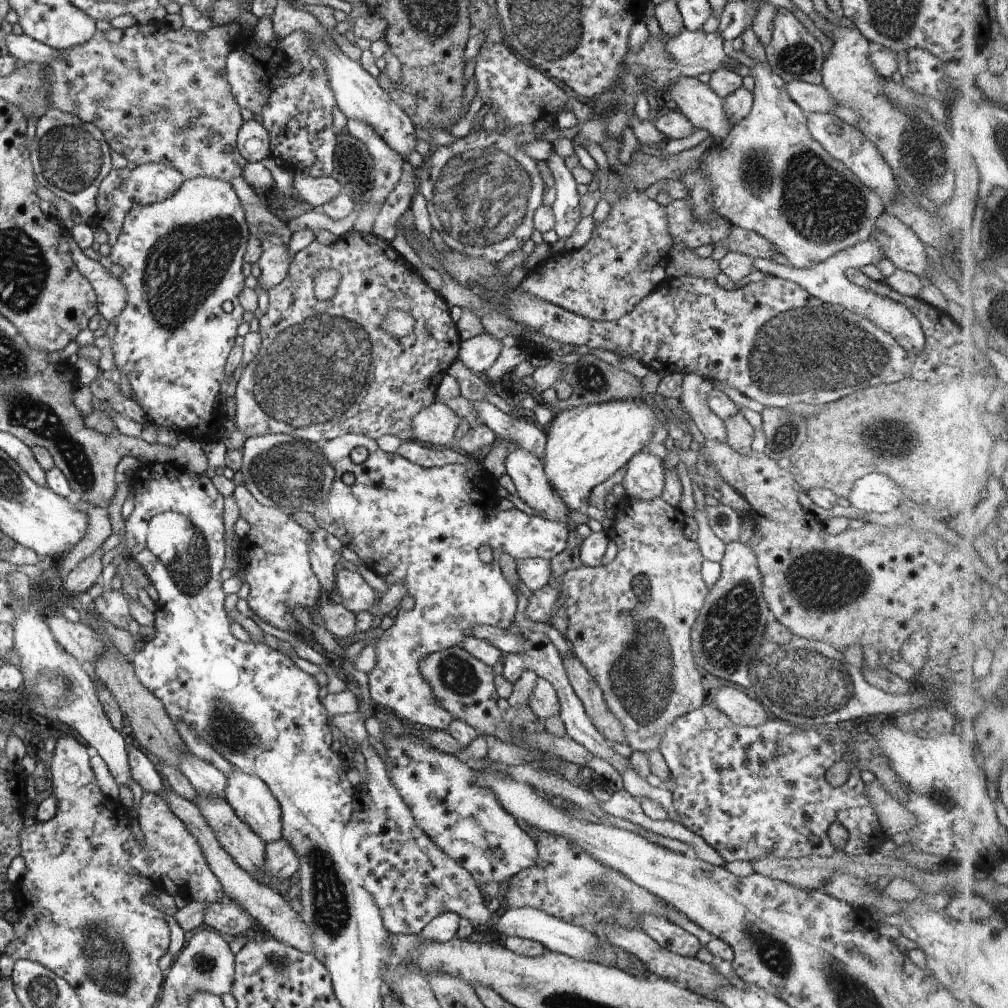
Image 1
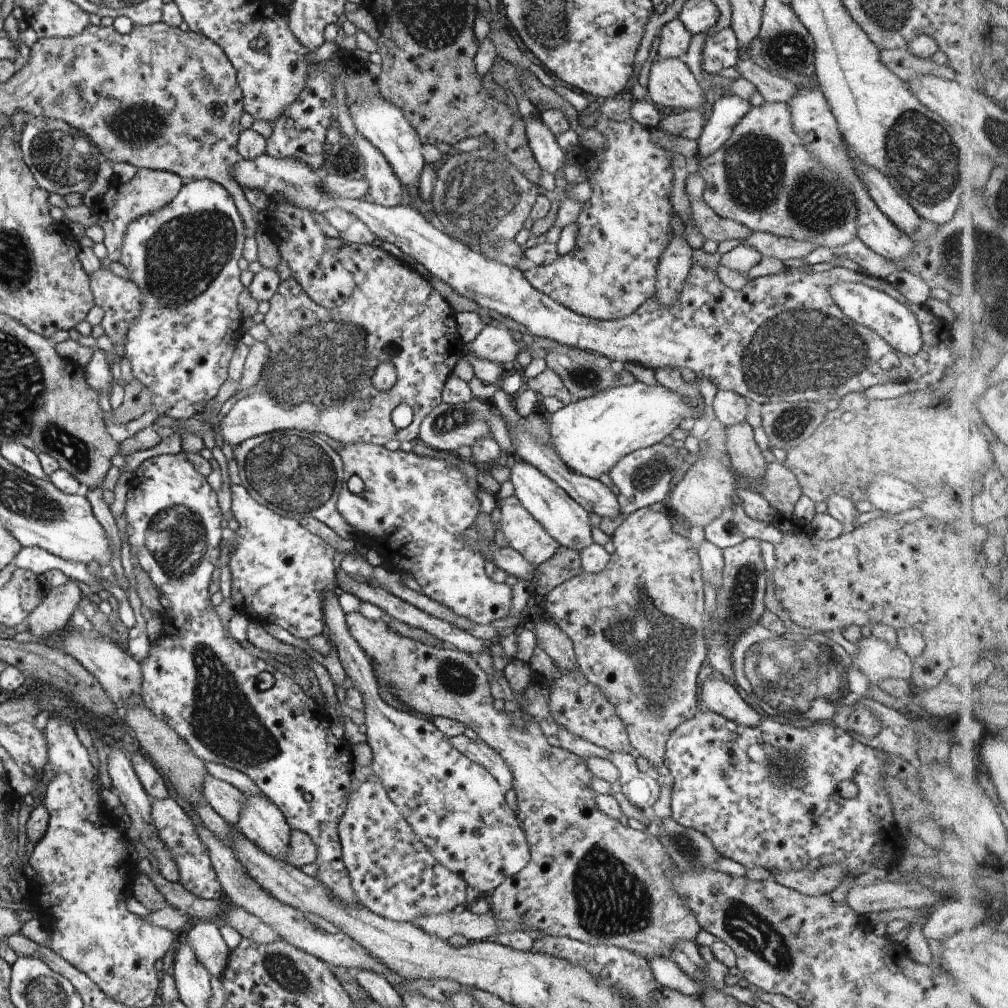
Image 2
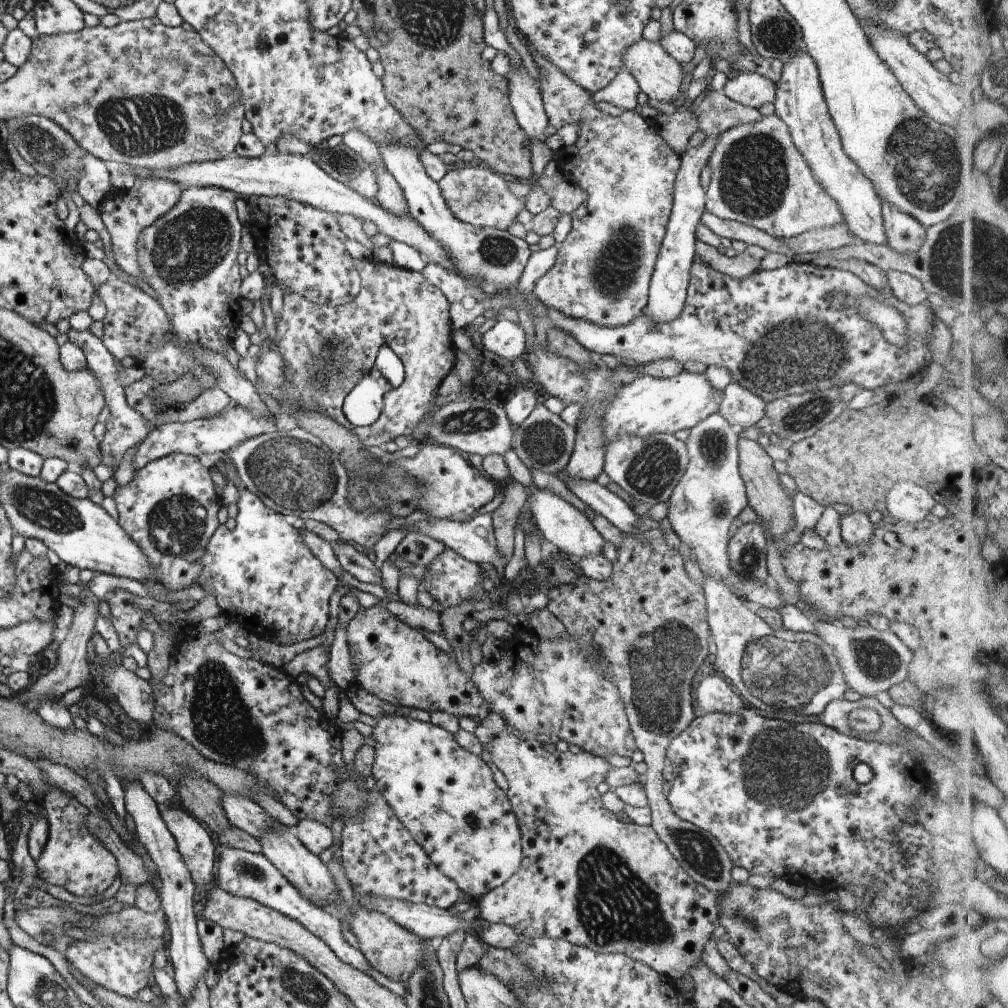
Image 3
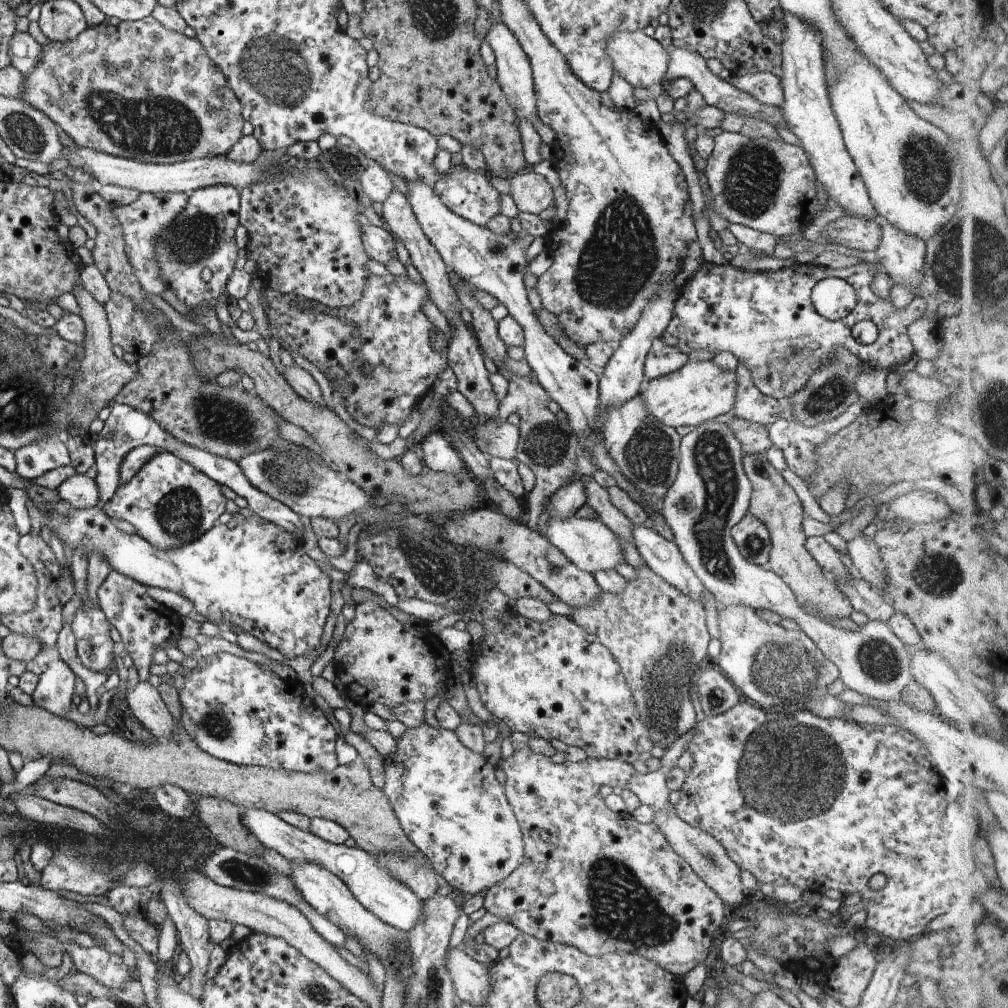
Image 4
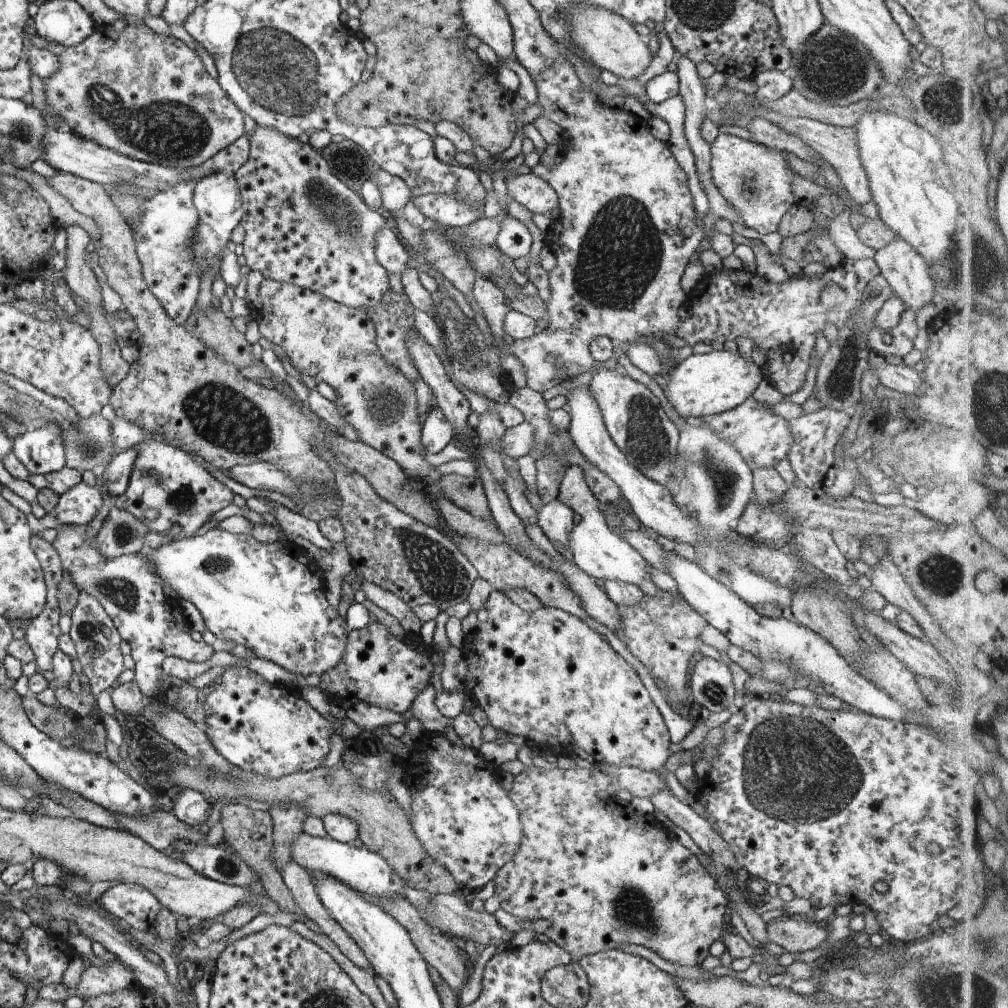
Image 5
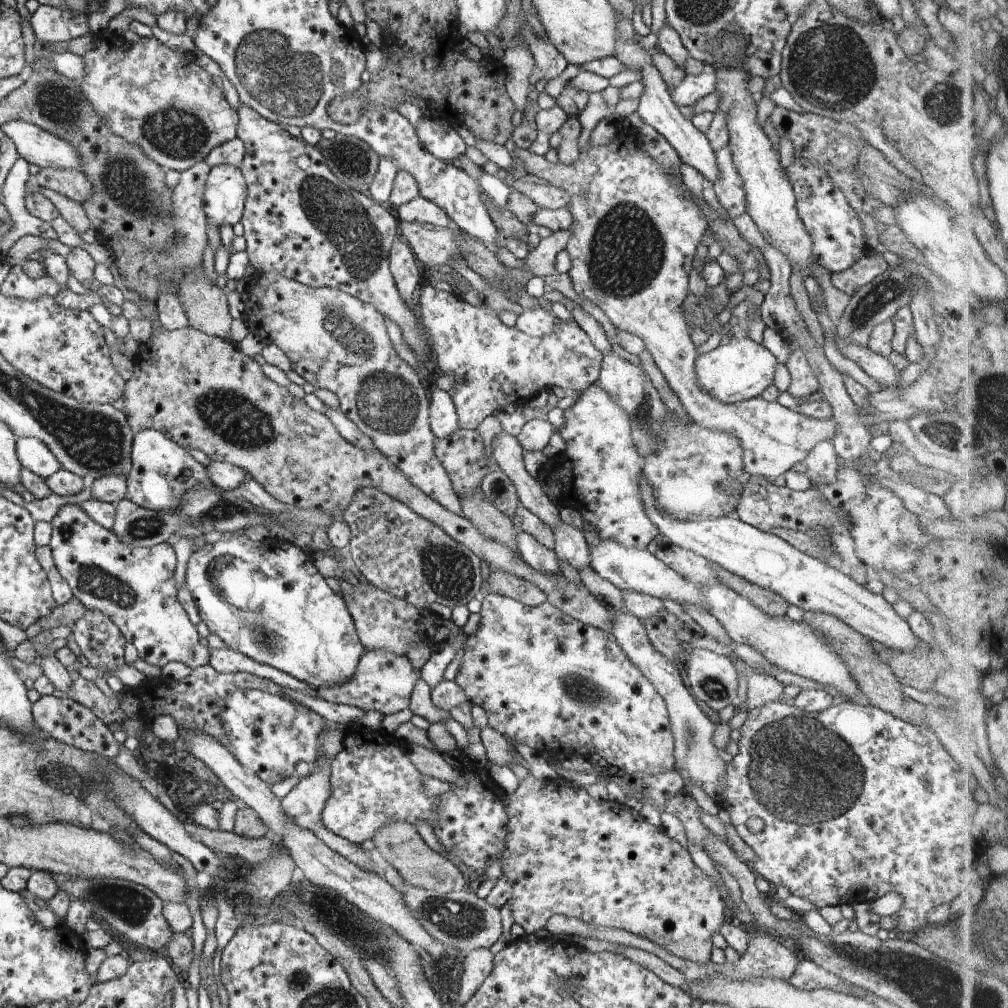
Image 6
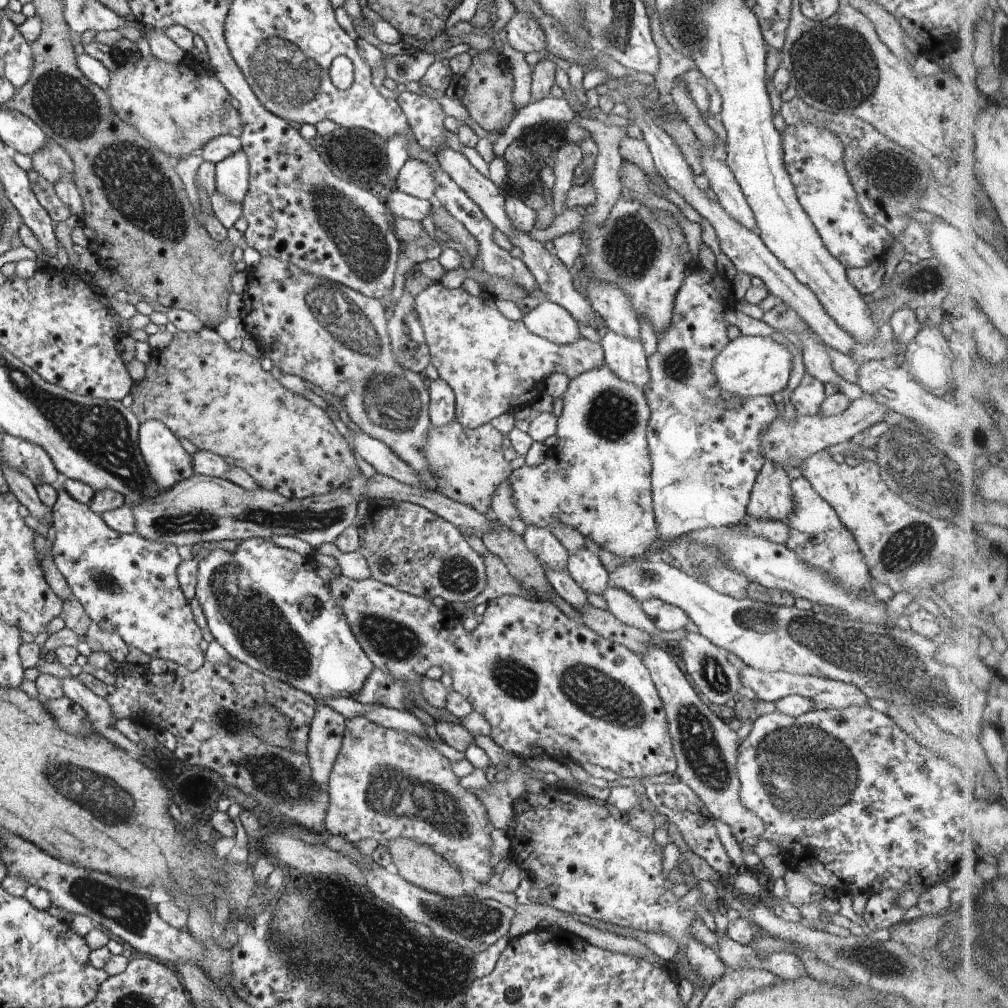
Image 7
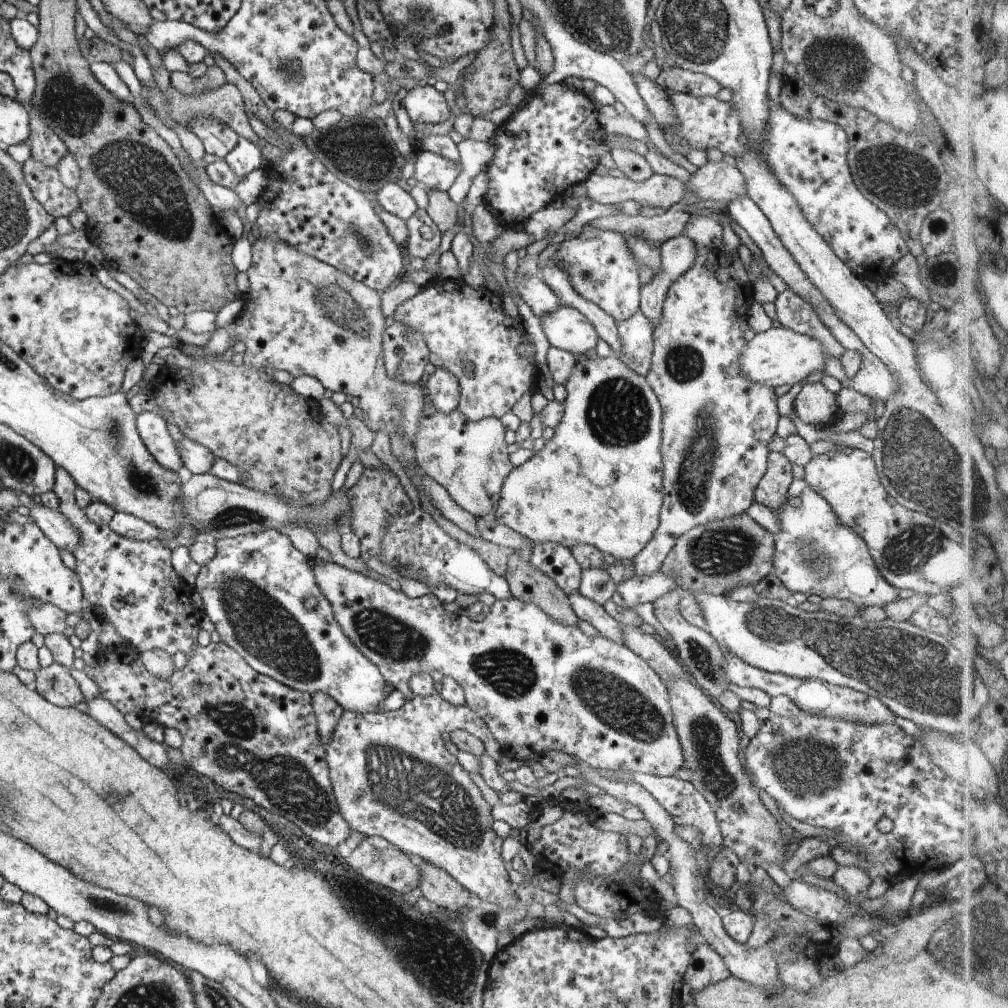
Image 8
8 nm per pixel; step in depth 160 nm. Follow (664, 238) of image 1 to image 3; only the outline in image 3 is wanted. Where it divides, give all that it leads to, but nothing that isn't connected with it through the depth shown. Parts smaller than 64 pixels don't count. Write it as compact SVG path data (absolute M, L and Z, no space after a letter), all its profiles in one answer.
M529 44L529 52L542 76L538 84L549 125L557 129L566 124L581 125L576 136L576 153L570 160L572 171L563 178L587 192L586 200L570 213L572 229L566 239L556 245L555 265L536 282L532 294L548 309L560 311L576 320L606 328L626 326L644 314L648 302L651 276L672 212L681 157L659 135L654 122L643 119L635 110L623 111L617 117L602 113L596 108L590 91L569 79L533 44Z

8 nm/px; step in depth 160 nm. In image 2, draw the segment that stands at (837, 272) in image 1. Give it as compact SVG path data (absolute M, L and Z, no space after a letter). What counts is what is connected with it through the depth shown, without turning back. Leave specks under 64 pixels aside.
M840 281L831 286L829 291L840 311L855 323L876 331L892 349L912 356L923 348L921 330L916 315L911 311L906 301L896 300L884 291L862 283Z

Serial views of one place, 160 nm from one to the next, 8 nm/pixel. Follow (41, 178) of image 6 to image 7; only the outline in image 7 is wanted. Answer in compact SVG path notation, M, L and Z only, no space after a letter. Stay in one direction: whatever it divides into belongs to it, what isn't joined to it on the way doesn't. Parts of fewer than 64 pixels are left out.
M48 139L48 144L31 158L34 172L52 184L56 184L62 178L75 178L72 158L53 139Z

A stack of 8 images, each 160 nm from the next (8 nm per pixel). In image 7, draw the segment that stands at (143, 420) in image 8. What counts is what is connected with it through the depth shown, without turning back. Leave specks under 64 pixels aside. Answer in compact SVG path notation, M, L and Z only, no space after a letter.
M146 420L141 424L138 443L148 474L158 486L158 494L195 475L191 456L162 422Z

